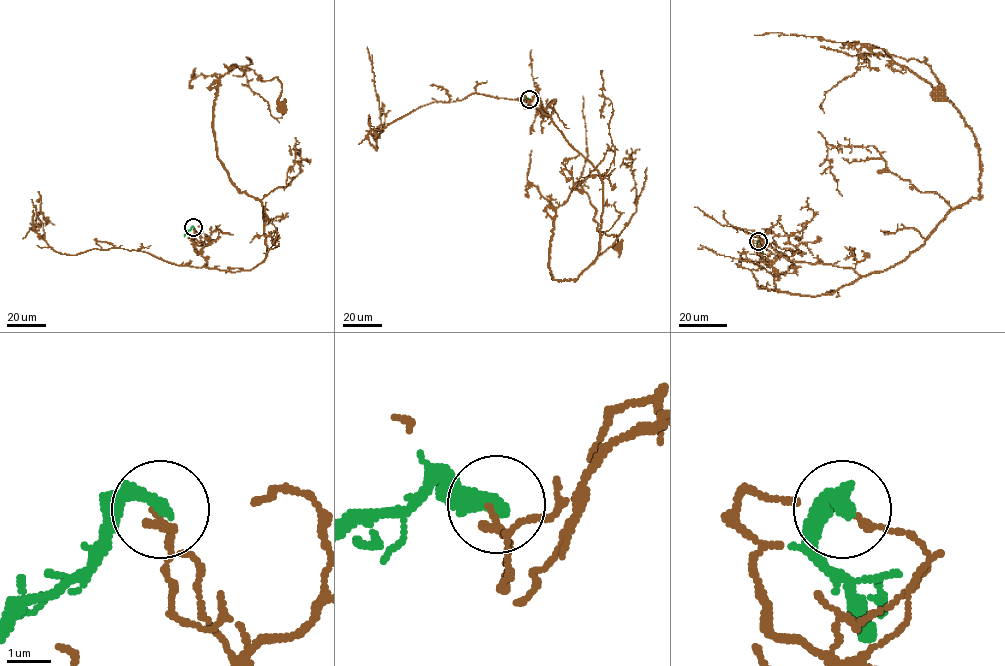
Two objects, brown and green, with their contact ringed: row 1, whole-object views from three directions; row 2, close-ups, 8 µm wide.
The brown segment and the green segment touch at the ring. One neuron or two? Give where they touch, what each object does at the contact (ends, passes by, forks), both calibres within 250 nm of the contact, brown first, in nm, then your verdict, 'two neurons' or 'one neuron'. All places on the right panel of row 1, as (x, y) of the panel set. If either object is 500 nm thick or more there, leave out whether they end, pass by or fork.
at (758, 241); brown ends there; green ends there; 170 nm thick on the brown side, 400 nm on the other; two neurons

